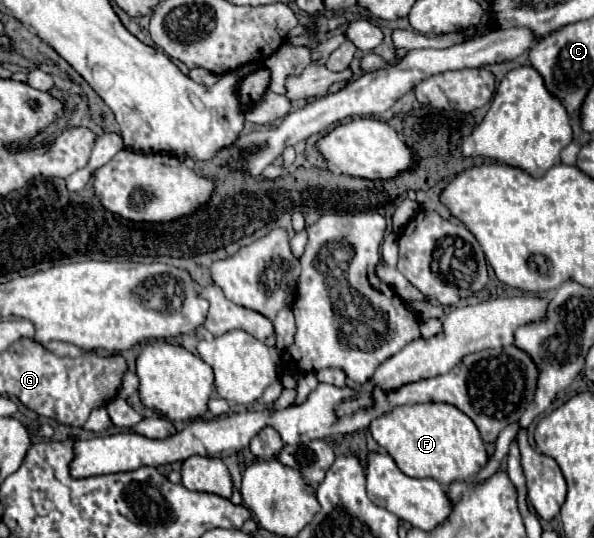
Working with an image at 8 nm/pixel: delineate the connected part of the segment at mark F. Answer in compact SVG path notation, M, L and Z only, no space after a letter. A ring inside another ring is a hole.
M425 402L425 404L413 404L413 406L397 406L389 414L375 418L369 426L371 436L375 442L395 460L399 470L411 478L435 478L443 486L449 486L453 482L465 482L471 480L479 468L487 462L487 448L485 442L473 424L473 420L463 414L459 408L445 404L445 402Z

